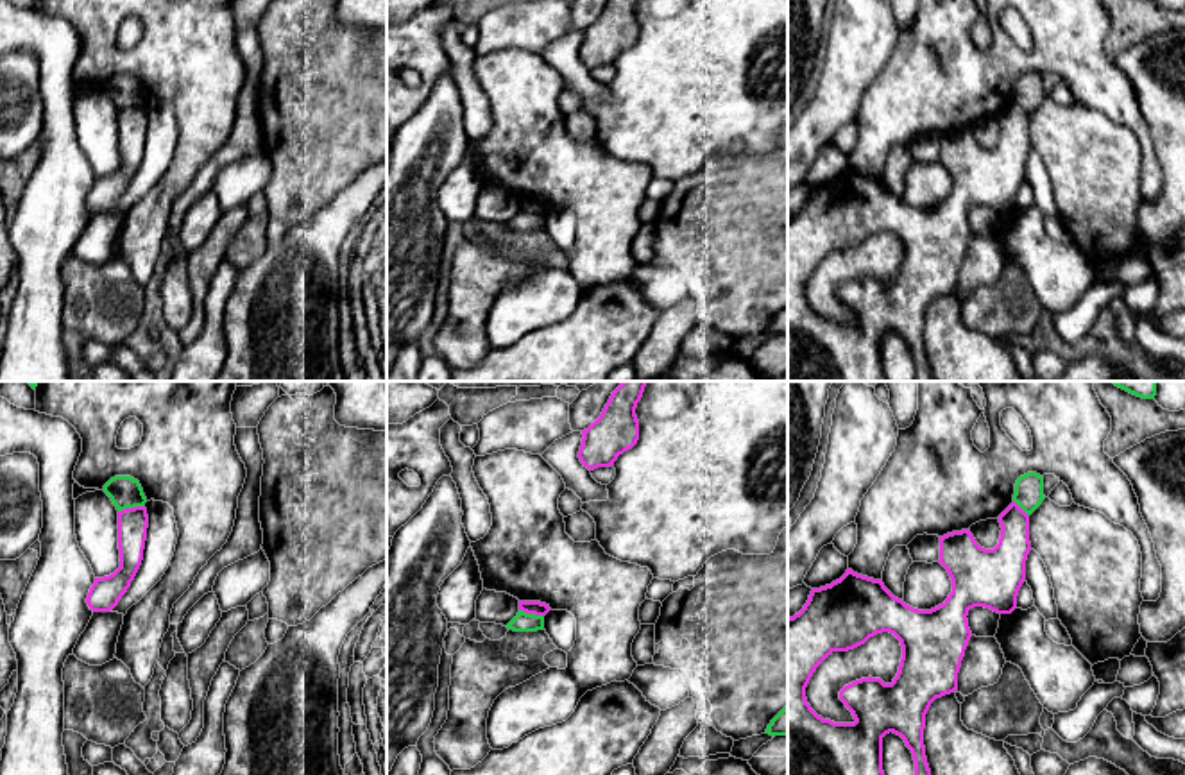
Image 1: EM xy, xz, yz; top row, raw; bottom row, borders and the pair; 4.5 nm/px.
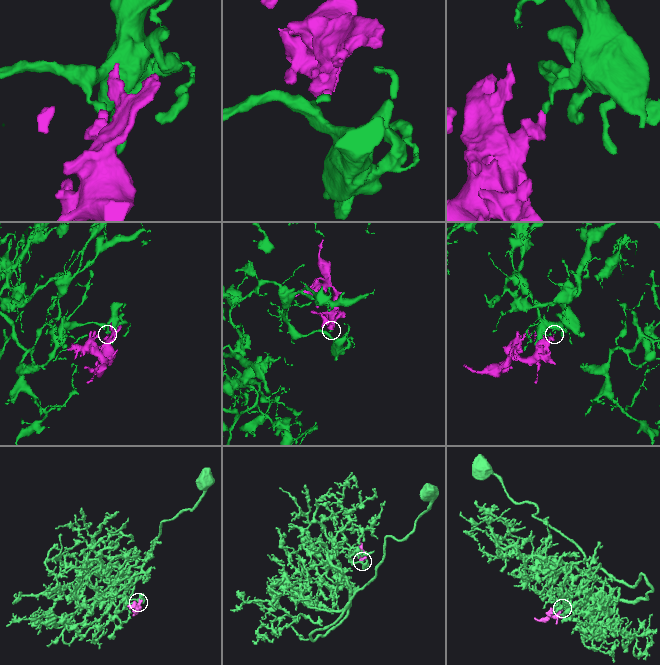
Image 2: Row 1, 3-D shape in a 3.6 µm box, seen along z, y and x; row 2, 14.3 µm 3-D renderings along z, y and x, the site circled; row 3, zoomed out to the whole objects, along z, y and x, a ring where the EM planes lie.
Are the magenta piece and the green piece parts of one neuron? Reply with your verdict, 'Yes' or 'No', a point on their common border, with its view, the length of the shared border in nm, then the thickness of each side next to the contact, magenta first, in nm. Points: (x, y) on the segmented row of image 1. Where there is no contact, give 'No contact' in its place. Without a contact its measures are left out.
No. Touches magenta at xy (131, 509). Shared border 120 nm. Thickness 140 nm (magenta) against 140 nm

